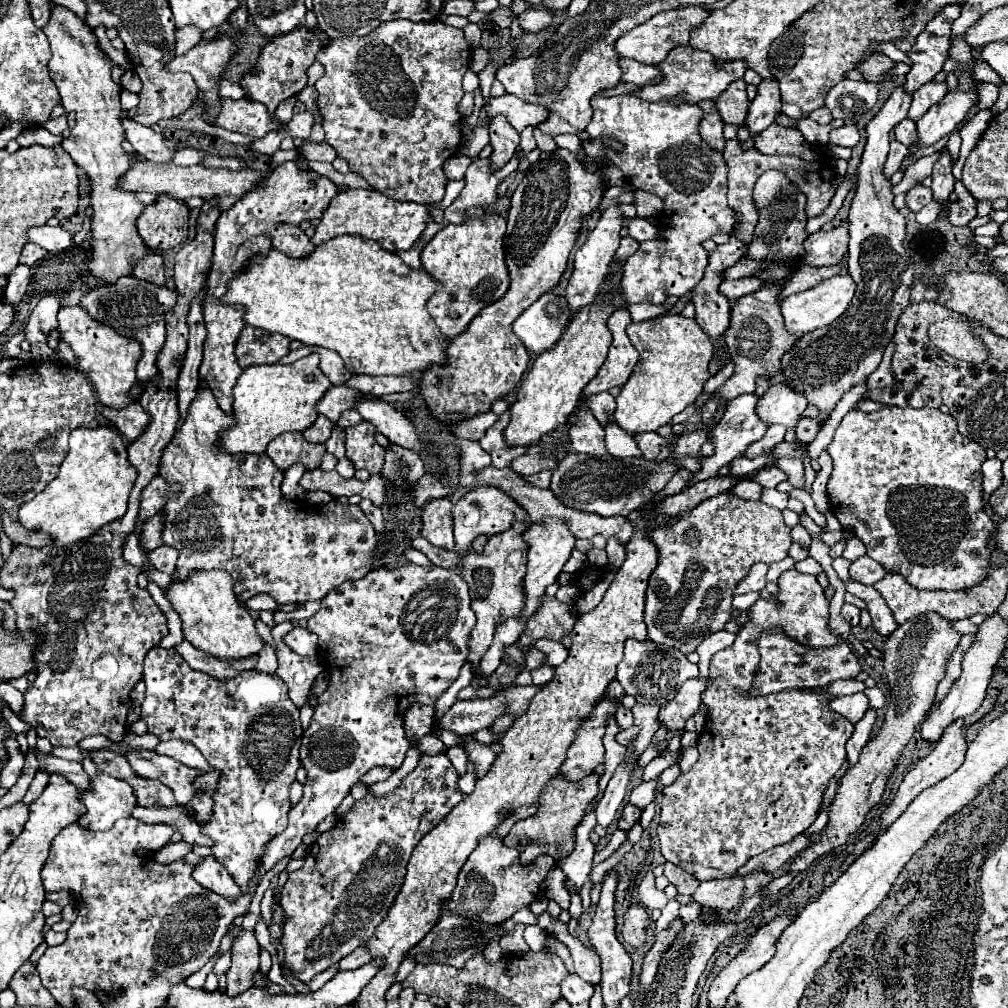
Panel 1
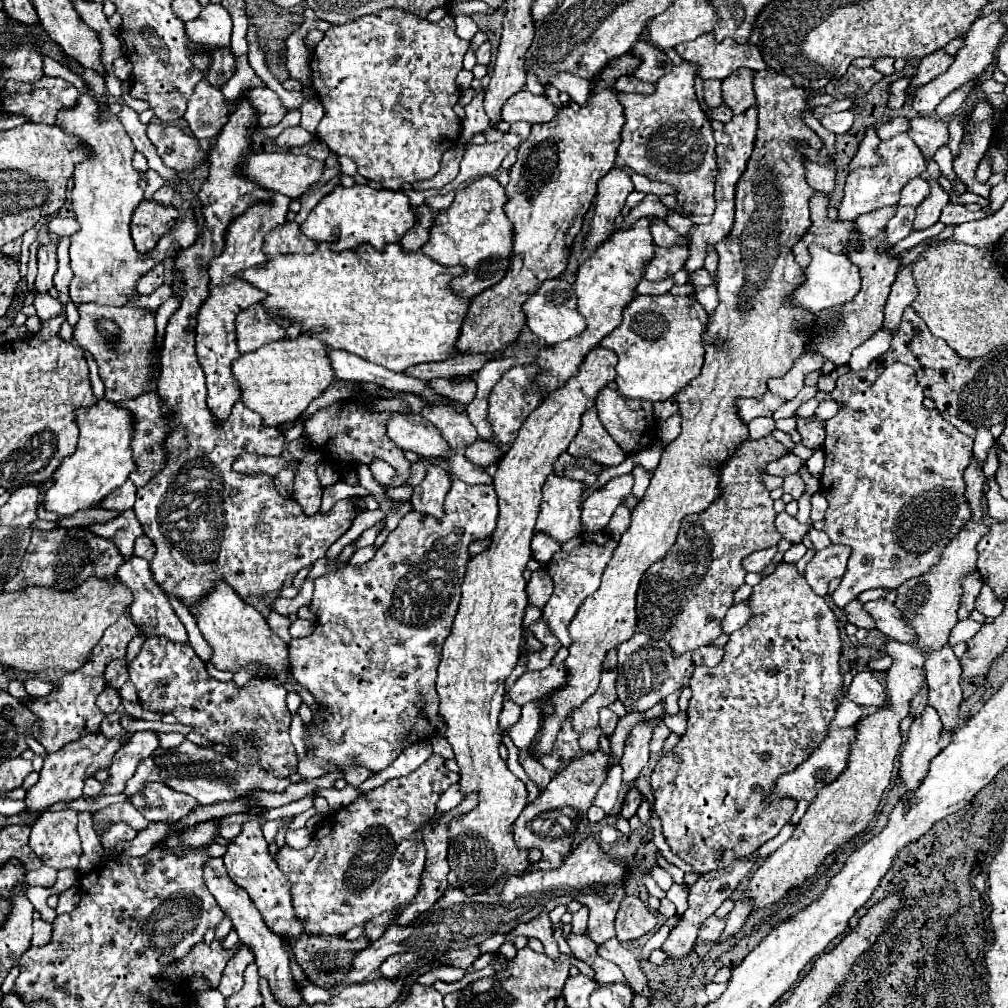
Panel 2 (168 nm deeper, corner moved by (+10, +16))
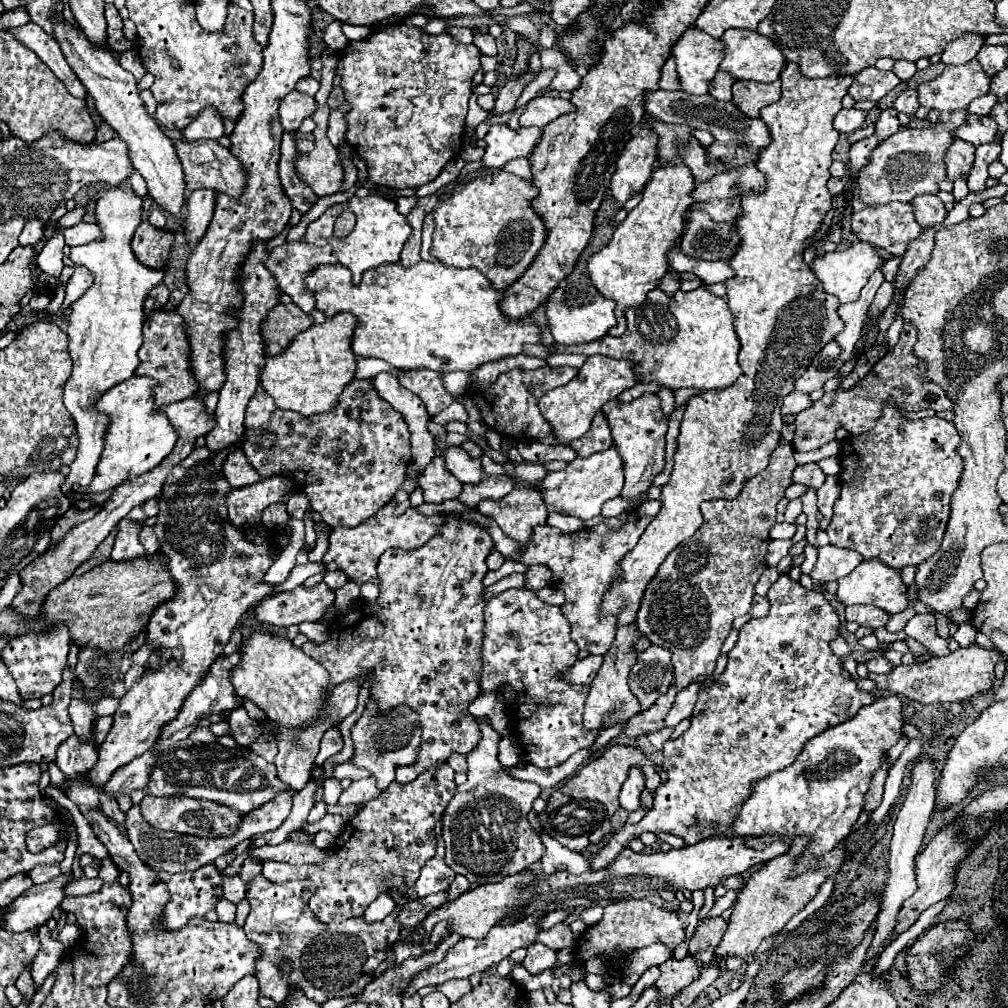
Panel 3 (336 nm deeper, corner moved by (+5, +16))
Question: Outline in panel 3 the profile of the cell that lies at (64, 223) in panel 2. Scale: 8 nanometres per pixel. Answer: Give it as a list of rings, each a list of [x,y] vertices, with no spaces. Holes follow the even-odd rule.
[[[79,222],[71,228],[67,228],[65,232],[65,244],[67,246],[79,246],[79,244],[89,244],[95,240],[101,240],[103,234],[99,230],[97,224],[89,224],[89,222]]]

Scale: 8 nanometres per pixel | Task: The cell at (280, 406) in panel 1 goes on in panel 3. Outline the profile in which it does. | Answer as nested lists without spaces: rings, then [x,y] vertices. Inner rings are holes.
[[[347,312],[331,316],[323,324],[311,326],[307,332],[301,332],[287,352],[279,356],[269,356],[263,372],[261,386],[267,388],[267,394],[273,396],[277,408],[293,410],[303,416],[329,412],[339,404],[339,396],[345,386],[355,378],[357,360],[351,350],[351,338],[355,332],[357,318]]]

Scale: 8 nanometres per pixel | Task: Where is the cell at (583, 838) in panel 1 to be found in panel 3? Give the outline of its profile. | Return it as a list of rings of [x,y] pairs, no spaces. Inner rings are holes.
[[[705,680],[703,684],[691,684],[691,688],[685,688],[685,692],[681,692],[681,694],[677,696],[677,700],[675,700],[671,712],[667,714],[665,724],[671,726],[671,728],[675,728],[681,720],[689,718],[691,712],[693,712],[693,706],[695,706],[695,702],[697,702],[697,694],[701,692],[703,686],[711,686],[713,682],[715,682],[715,680]]]

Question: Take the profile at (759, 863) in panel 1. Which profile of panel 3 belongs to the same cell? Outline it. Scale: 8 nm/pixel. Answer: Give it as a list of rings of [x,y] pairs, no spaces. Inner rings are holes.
[[[687,956],[685,960],[667,960],[659,966],[661,970],[661,976],[657,978],[655,982],[655,988],[659,990],[659,996],[657,996],[657,1004],[661,1004],[663,1000],[673,1000],[681,994],[681,990],[685,986],[689,986],[695,978],[699,978],[699,962],[691,956]]]

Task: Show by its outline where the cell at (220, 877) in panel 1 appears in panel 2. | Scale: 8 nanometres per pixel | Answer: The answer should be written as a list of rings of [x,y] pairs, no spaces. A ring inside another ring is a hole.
[[[210,858],[206,864],[204,864],[204,882],[210,890],[210,894],[216,898],[218,906],[224,910],[224,914],[232,920],[234,924],[234,930],[238,932],[240,936],[240,942],[248,944],[250,950],[254,952],[254,962],[260,970],[260,974],[264,978],[268,978],[270,982],[270,990],[272,994],[276,996],[276,1002],[282,1004],[282,1006],[298,1006],[302,1002],[302,996],[300,992],[294,988],[294,978],[292,978],[292,972],[290,972],[290,960],[288,960],[288,954],[284,950],[284,942],[280,940],[278,934],[270,932],[270,928],[264,924],[260,912],[254,908],[250,896],[244,892],[244,888],[240,888],[228,874],[226,874],[226,868],[222,864],[220,858]]]

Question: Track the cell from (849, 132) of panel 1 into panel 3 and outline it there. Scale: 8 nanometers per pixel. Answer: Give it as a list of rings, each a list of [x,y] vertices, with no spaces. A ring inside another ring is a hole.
[[[849,108],[849,110],[839,110],[835,114],[835,128],[843,134],[851,134],[855,130],[859,130],[865,122],[865,116],[867,112],[865,110],[855,110],[855,108]]]

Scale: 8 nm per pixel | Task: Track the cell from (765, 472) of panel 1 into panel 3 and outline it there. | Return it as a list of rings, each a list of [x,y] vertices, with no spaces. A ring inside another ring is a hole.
[[[805,464],[805,466],[797,466],[795,468],[795,476],[793,480],[797,484],[805,484],[809,488],[821,488],[823,482],[825,482],[825,474],[823,470],[817,466],[817,464]]]

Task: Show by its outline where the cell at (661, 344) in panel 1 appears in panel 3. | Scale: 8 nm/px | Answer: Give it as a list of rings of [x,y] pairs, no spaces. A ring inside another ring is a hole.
[[[705,286],[691,292],[677,292],[673,298],[659,288],[651,290],[641,306],[625,310],[627,330],[619,338],[607,336],[601,344],[583,344],[579,348],[563,348],[571,354],[607,354],[635,362],[635,372],[641,382],[659,382],[671,390],[675,388],[701,388],[717,390],[727,388],[741,376],[737,362],[739,338],[735,334],[733,316],[725,298],[711,294]]]

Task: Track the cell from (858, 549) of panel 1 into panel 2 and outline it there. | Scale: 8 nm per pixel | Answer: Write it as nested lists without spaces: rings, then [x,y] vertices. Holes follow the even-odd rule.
[[[812,528],[810,530],[810,540],[812,540],[812,544],[814,544],[814,548],[816,550],[822,550],[822,548],[826,548],[828,544],[830,544],[830,538],[828,538],[828,534],[822,530],[822,532],[818,532],[816,528]]]

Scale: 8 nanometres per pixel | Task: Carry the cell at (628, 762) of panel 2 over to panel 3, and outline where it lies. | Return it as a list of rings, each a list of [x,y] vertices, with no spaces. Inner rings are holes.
[[[633,768],[629,772],[627,782],[621,786],[621,792],[619,792],[619,804],[621,804],[621,808],[625,808],[627,812],[635,812],[641,806],[639,804],[639,796],[641,796],[643,790],[645,790],[643,772],[639,772],[639,768]]]

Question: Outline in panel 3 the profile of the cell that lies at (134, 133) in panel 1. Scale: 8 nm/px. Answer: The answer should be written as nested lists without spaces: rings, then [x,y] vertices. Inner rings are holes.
[[[199,140],[195,144],[187,144],[187,142],[179,142],[177,144],[177,156],[183,164],[185,170],[185,182],[189,190],[195,188],[213,188],[217,192],[223,192],[227,196],[231,196],[233,200],[239,200],[239,196],[243,194],[245,186],[247,186],[247,172],[243,168],[243,164],[227,150],[223,148],[219,142],[209,142],[209,140]]]

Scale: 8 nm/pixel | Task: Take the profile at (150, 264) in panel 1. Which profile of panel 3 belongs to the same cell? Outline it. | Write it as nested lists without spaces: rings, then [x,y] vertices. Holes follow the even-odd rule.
[[[159,284],[155,290],[151,290],[151,294],[145,300],[145,316],[149,318],[151,312],[163,310],[167,302],[169,302],[169,290],[165,284]]]

